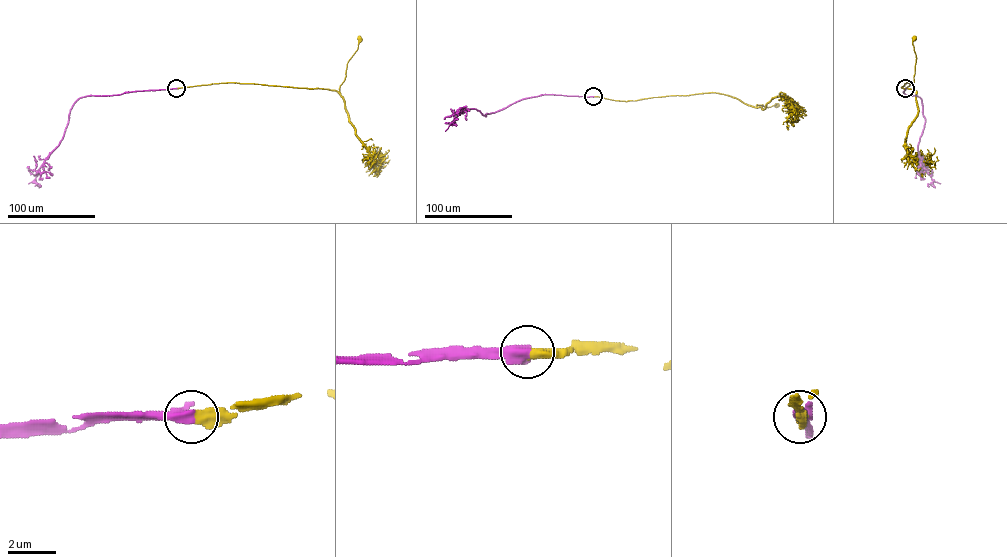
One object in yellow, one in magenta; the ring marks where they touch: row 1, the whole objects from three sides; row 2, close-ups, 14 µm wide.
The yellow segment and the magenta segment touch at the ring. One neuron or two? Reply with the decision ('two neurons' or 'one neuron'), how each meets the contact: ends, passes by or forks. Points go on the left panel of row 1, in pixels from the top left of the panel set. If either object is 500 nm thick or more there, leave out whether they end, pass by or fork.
one neuron

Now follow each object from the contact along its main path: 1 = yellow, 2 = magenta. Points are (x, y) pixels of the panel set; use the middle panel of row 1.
1: (593, 96), (627, 101), (716, 92), (757, 108), (757, 104), (776, 105)
2: (593, 96), (542, 94), (520, 99), (485, 116), (477, 109), (468, 109), (450, 124), (458, 120)

